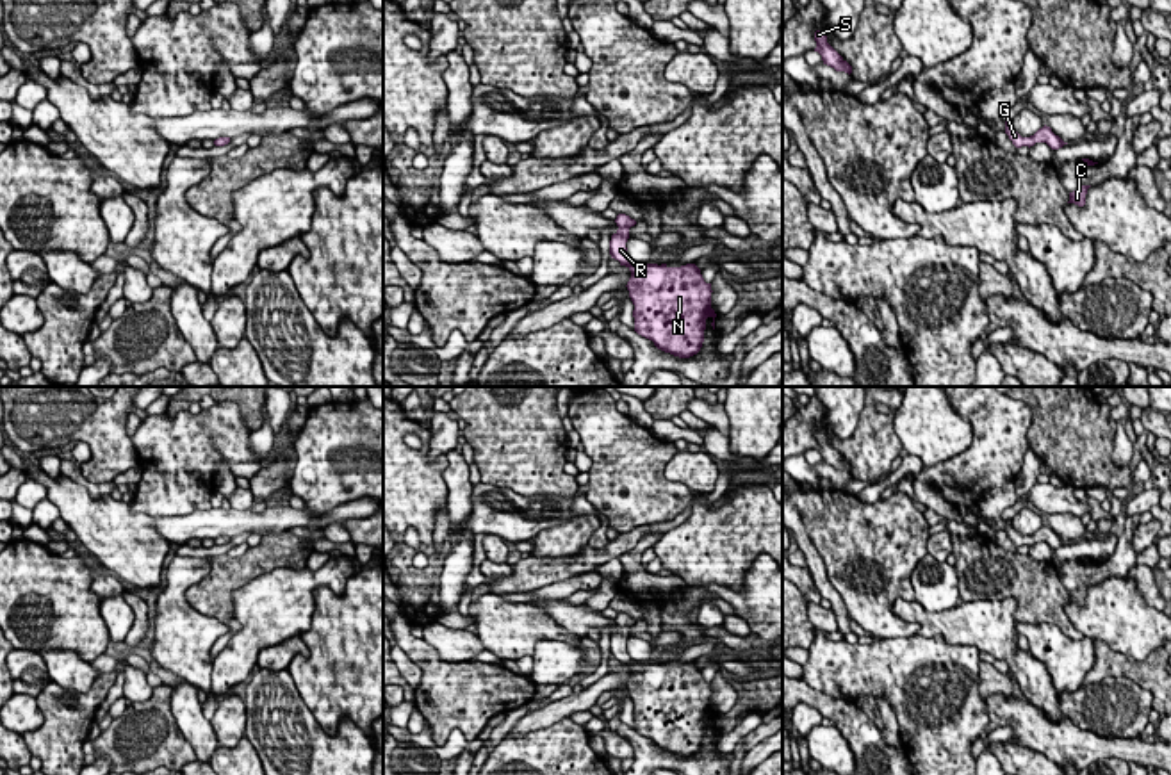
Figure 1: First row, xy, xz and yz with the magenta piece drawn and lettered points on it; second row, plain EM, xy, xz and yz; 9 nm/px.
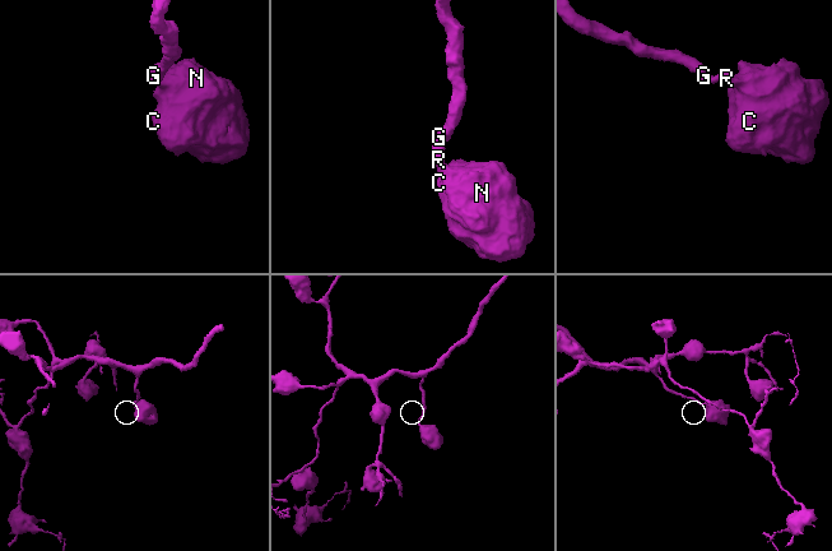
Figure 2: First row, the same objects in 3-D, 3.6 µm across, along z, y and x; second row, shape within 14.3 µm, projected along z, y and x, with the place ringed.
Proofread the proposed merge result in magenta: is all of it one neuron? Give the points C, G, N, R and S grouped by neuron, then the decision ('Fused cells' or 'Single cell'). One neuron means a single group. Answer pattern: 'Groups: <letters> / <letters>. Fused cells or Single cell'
Groups: C G N R S. Single cell

